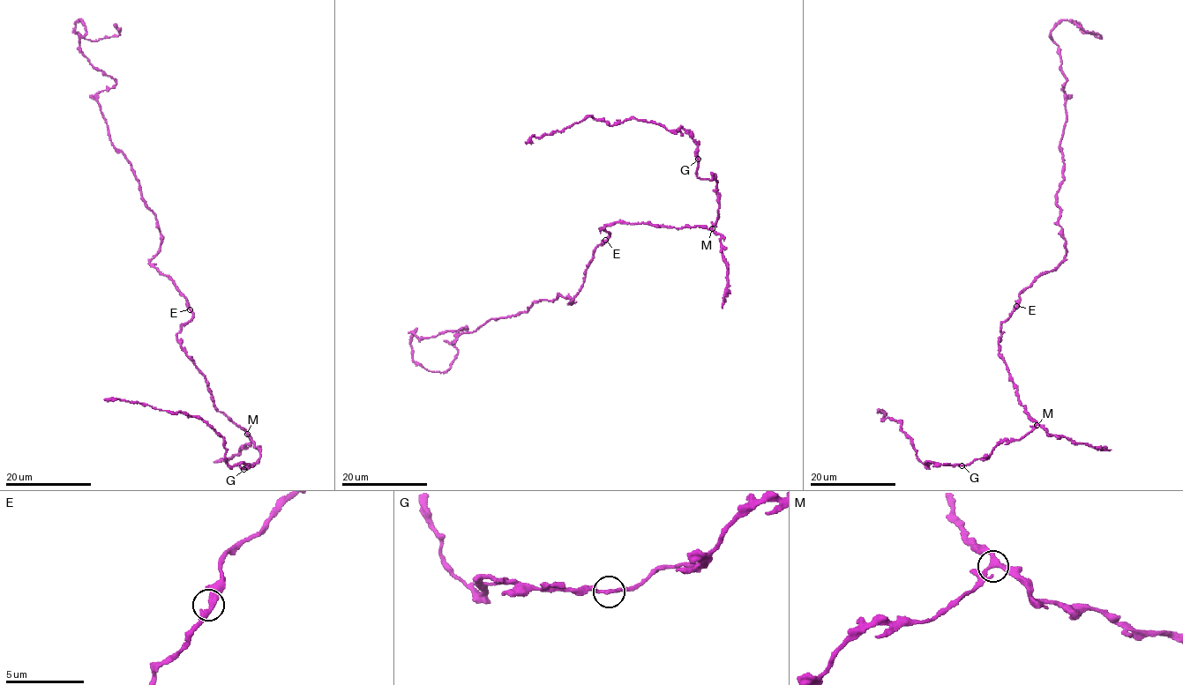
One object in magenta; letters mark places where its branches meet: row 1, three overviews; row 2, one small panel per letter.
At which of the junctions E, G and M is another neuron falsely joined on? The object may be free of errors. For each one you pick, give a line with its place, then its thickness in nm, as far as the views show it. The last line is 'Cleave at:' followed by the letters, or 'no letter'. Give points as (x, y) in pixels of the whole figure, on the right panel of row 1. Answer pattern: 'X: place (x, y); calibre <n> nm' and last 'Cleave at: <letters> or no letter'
Cleave at: no letter

